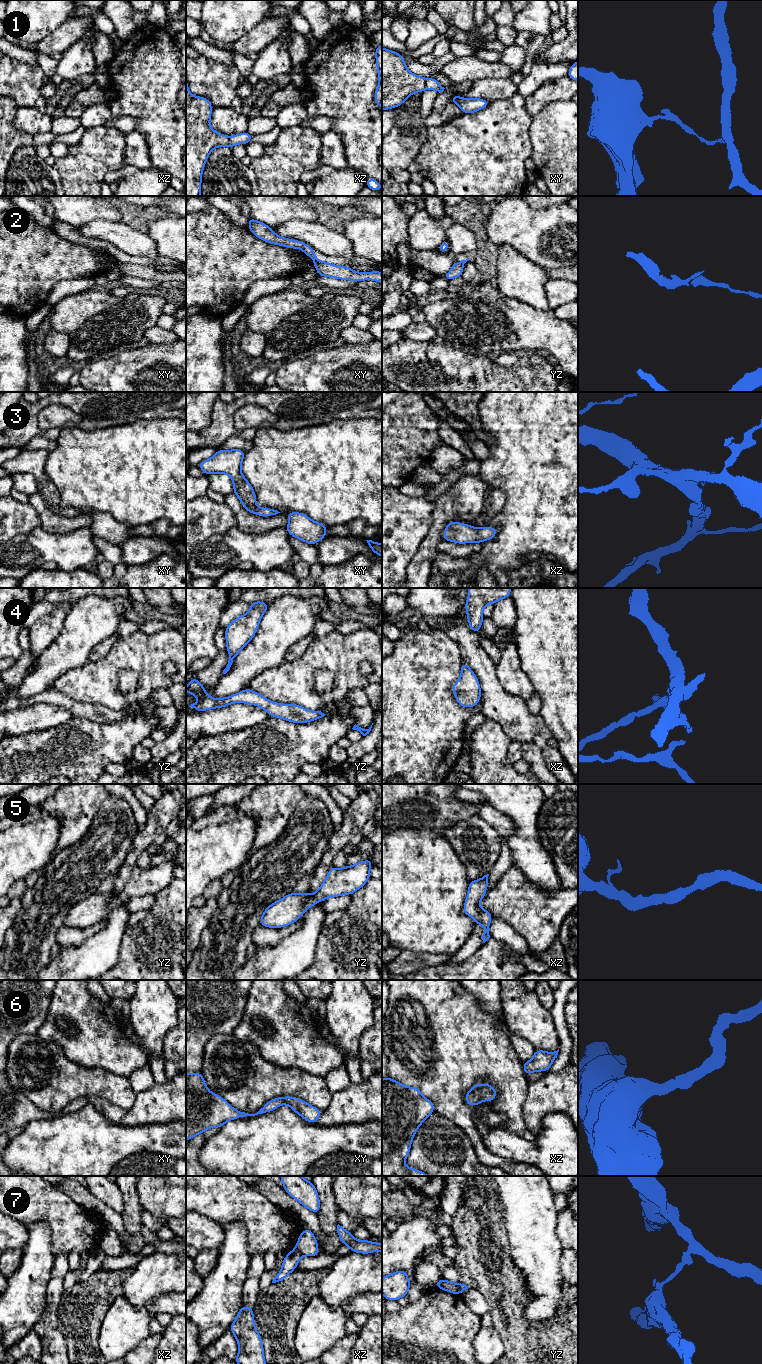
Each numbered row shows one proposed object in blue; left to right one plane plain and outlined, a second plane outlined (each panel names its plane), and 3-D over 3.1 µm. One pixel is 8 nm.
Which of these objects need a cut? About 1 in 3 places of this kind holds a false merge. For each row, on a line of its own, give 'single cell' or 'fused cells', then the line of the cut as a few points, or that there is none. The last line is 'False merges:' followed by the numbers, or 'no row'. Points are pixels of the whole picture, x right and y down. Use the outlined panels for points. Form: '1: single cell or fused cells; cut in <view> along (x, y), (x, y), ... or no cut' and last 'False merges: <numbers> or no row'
1: fused cells; cut in xy along (426, 79), (424, 88)
2: fused cells; cut in xy along (314, 262), (327, 263)
3: single cell; no cut
4: single cell; no cut
5: single cell; no cut
6: single cell; no cut
7: fused cells; cut in yz along (459, 1283), (457, 1293)
False merges: 1, 2, 7

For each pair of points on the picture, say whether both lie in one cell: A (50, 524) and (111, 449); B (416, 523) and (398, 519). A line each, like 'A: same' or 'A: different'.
A: different
B: same

